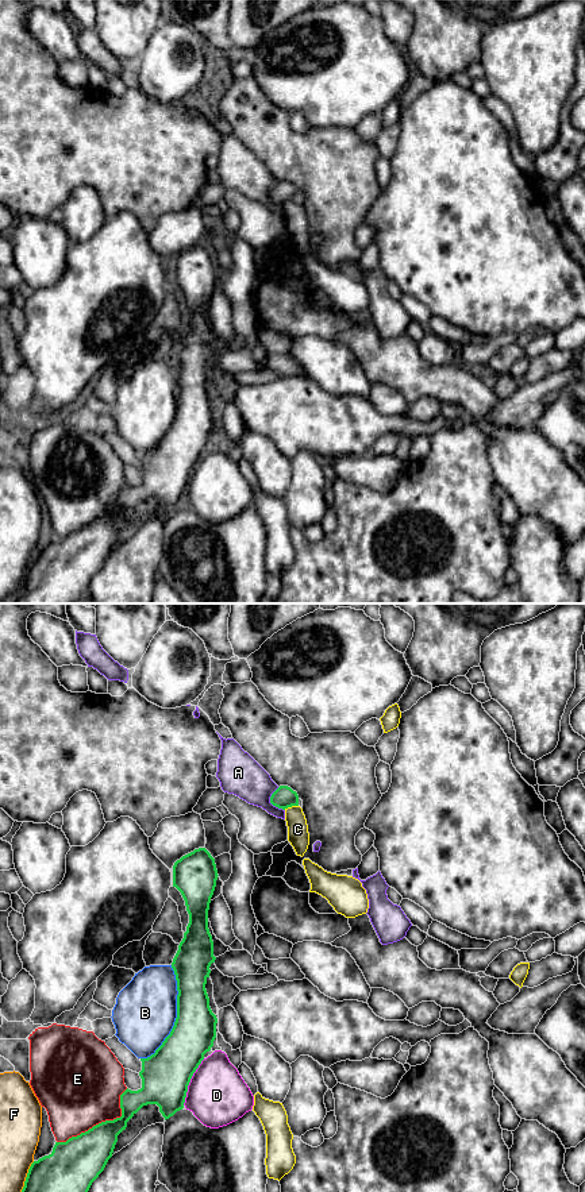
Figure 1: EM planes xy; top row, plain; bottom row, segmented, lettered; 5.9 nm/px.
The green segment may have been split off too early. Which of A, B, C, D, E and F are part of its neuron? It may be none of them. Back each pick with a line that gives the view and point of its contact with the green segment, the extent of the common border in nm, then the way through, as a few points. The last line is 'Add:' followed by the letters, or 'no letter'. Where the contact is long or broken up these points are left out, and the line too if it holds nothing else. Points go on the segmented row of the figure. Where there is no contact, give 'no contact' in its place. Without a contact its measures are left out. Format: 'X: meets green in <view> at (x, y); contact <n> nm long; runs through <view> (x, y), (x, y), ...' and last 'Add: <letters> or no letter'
Add: no letter

